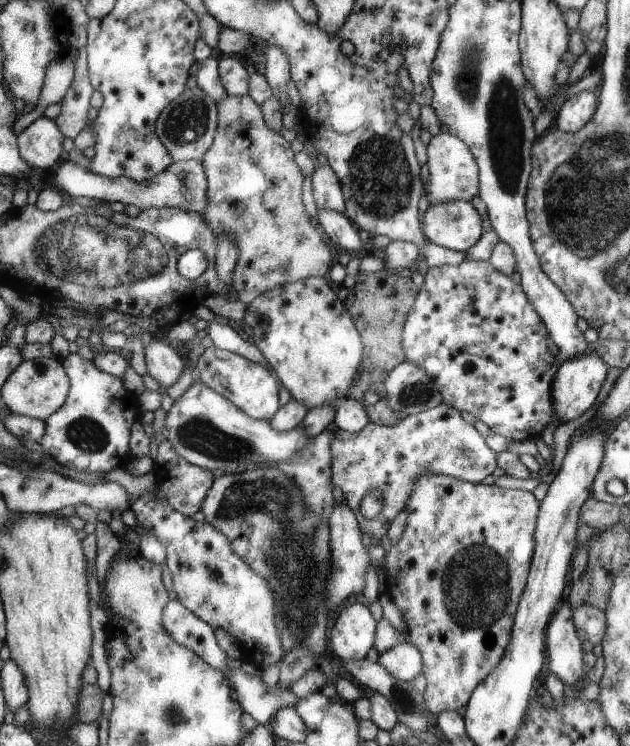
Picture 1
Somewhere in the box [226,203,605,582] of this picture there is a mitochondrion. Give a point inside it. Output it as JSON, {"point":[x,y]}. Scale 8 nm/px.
{"point":[413,393]}

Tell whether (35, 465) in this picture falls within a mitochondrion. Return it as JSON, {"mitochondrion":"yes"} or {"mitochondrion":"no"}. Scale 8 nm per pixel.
{"mitochondrion":"no"}

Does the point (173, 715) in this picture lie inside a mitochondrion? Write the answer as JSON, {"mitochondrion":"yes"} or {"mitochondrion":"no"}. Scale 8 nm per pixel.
{"mitochondrion":"yes"}

